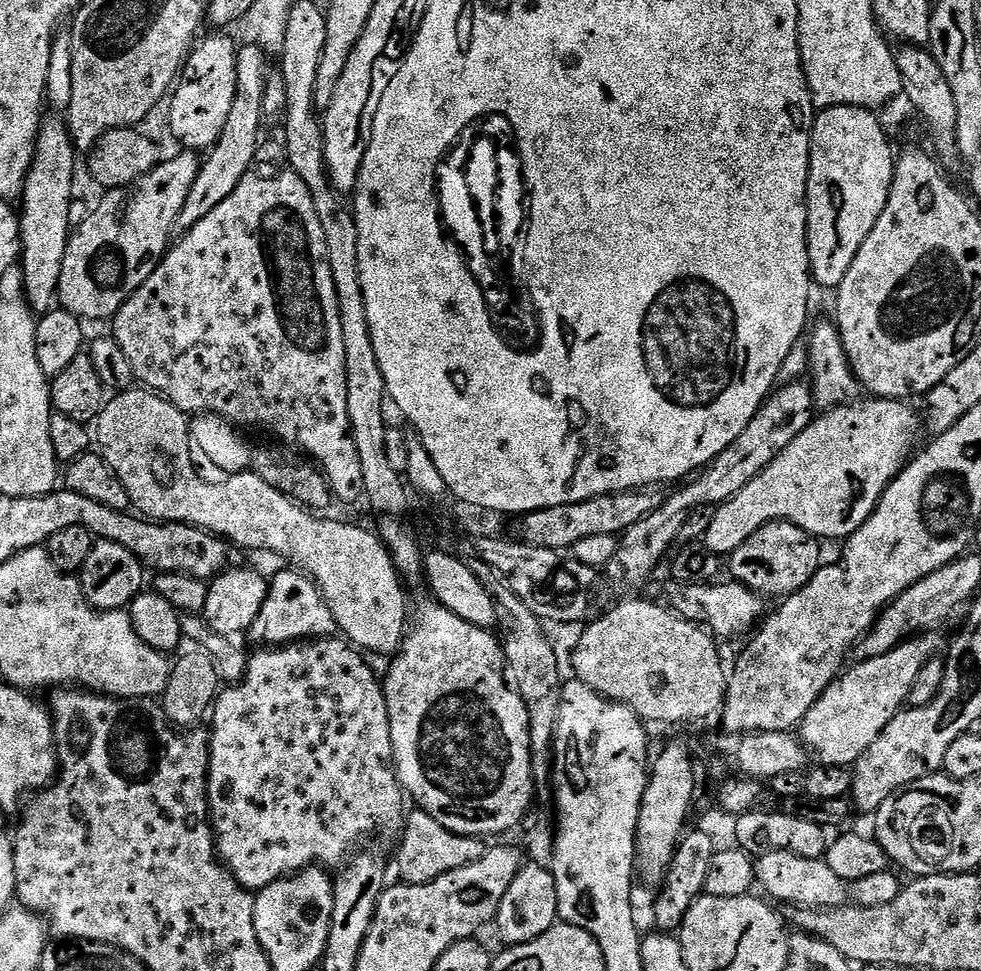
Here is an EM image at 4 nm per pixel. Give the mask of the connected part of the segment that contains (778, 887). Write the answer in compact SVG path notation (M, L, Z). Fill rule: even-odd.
M778 850L756 860L756 883L773 896L773 901L781 900L784 906L842 908L850 900L849 885L842 878L838 878L834 870L830 870L827 859L802 858L786 850Z

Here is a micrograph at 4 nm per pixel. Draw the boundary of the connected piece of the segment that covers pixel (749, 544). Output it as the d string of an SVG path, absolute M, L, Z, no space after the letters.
M771 520L766 526L759 528L738 550L730 553L726 560L726 568L732 571L731 579L737 584L745 584L758 595L771 598L792 596L802 586L814 578L814 574L822 567L820 560L821 541L806 530L794 526L789 520Z

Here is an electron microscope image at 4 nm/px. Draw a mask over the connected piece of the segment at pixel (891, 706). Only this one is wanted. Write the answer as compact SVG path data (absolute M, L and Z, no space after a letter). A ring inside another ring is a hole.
M940 630L919 633L886 654L857 661L826 688L798 729L801 740L820 756L821 763L844 767L855 765L907 703L922 667L947 649L948 638L942 633Z

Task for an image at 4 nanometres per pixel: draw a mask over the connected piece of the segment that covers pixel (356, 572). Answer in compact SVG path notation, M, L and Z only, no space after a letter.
M151 390L136 391L113 395L105 403L94 421L94 444L100 447L97 448L99 455L104 457L114 474L118 474L122 486L126 486L126 494L130 494L132 499L132 508L141 517L152 522L195 524L209 534L215 534L233 545L236 543L240 548L253 548L256 552L273 552L281 556L284 562L311 576L334 614L337 629L357 649L365 653L399 652L410 624L410 604L408 608L408 596L404 593L405 581L401 580L388 547L375 531L367 532L356 524L343 524L340 520L323 520L320 517L323 515L313 514L251 470L229 475L221 484L207 484L192 476L194 445L189 417Z

